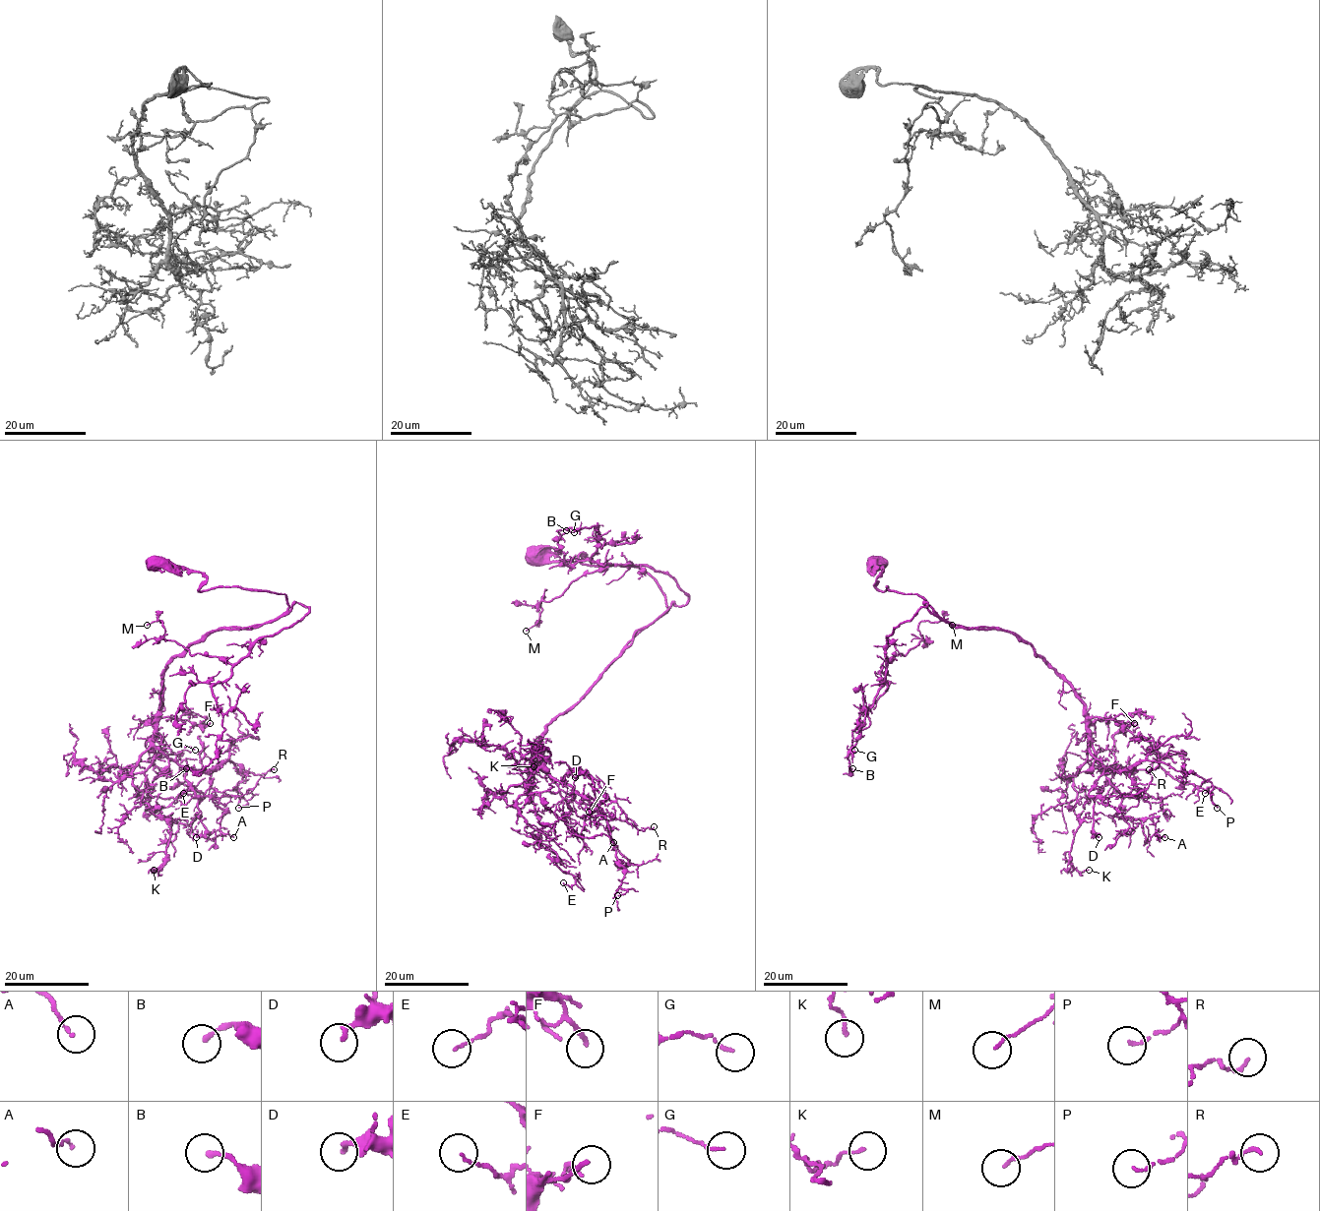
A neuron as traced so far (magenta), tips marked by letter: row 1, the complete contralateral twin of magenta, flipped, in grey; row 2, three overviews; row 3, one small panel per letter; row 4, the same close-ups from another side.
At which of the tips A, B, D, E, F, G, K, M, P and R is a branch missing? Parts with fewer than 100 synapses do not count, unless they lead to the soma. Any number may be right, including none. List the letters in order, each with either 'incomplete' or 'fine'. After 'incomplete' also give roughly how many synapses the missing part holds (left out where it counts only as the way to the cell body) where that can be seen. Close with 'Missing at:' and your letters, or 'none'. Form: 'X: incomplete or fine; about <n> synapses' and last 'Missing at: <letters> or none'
A: fine
B: fine
D: fine
E: fine
F: fine
G: fine
K: fine
M: fine
P: fine
R: fine
Missing at: none

